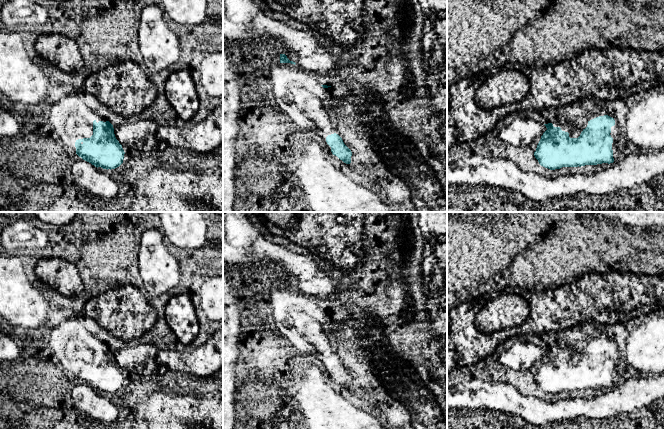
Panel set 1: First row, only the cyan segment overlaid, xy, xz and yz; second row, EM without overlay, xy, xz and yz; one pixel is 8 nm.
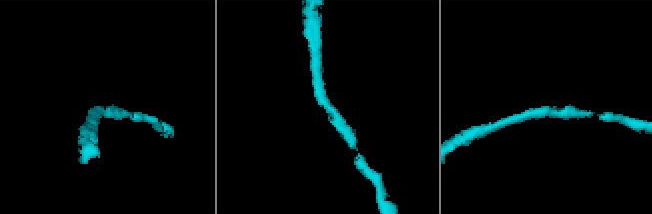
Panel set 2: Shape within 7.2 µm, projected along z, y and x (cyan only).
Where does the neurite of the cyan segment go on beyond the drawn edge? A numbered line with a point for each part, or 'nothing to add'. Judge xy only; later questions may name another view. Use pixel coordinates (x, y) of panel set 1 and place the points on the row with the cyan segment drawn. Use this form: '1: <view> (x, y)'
nothing to add

